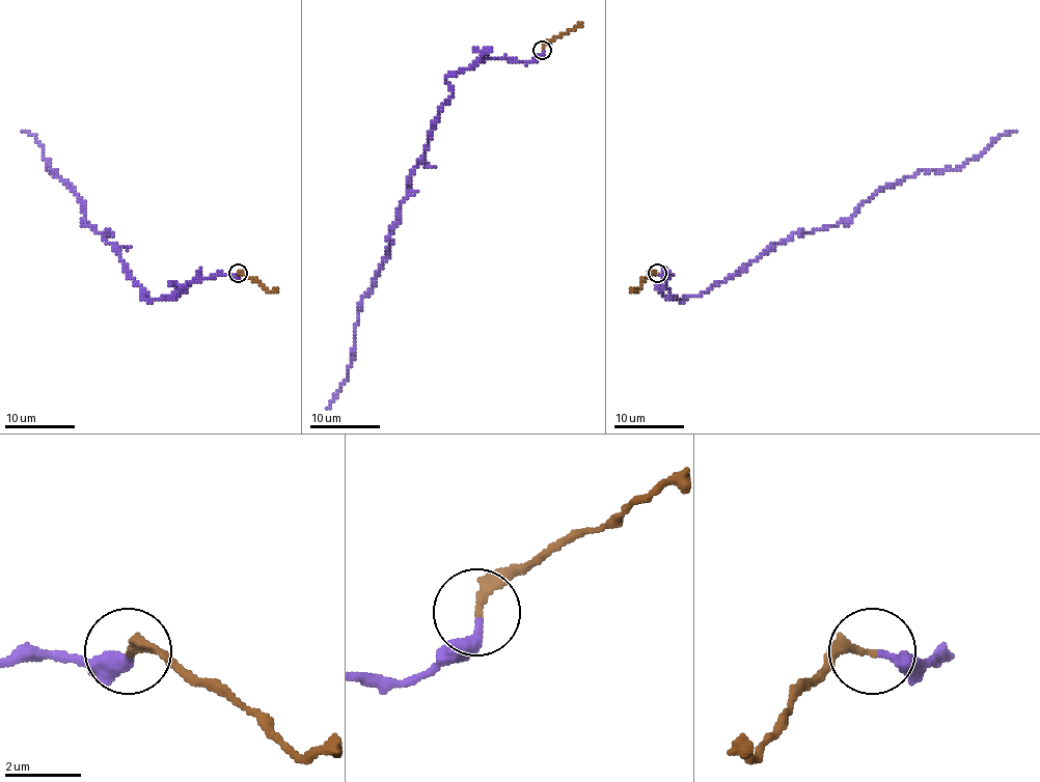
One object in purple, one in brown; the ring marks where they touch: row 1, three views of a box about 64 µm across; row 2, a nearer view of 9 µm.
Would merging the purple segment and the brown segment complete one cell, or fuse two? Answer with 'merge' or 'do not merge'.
merge

